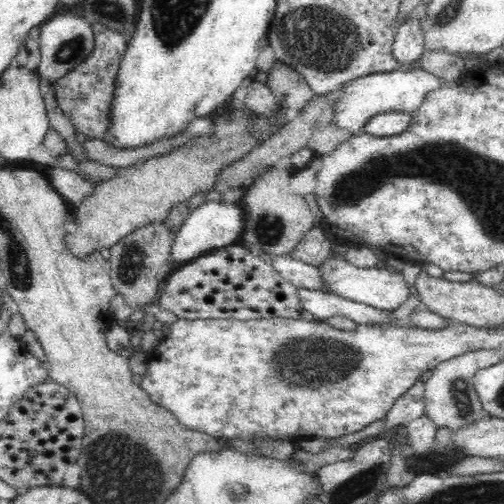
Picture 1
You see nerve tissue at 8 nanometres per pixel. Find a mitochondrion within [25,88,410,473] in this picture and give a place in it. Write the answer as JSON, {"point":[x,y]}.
{"point":[317,363]}

